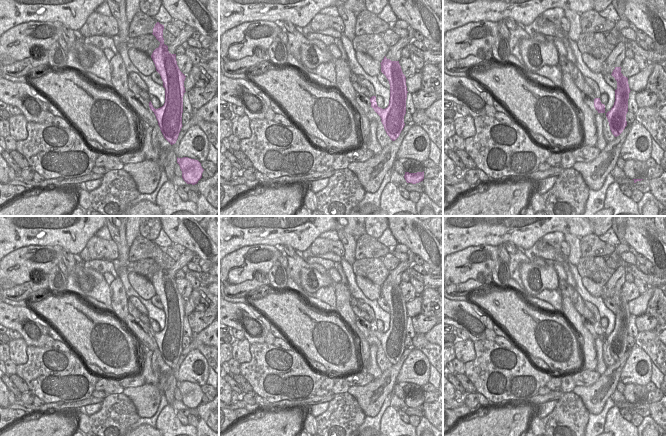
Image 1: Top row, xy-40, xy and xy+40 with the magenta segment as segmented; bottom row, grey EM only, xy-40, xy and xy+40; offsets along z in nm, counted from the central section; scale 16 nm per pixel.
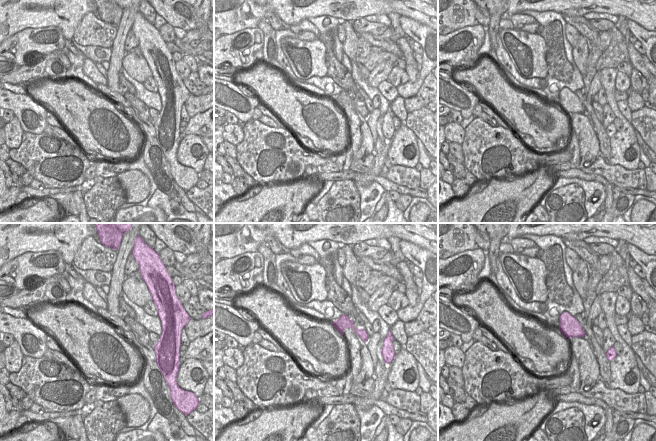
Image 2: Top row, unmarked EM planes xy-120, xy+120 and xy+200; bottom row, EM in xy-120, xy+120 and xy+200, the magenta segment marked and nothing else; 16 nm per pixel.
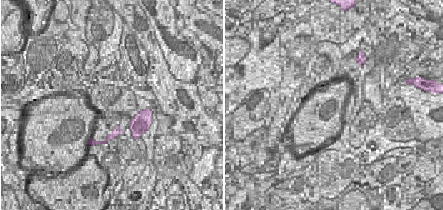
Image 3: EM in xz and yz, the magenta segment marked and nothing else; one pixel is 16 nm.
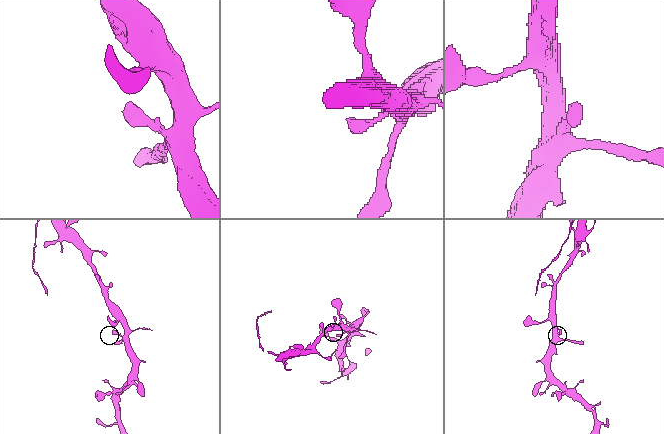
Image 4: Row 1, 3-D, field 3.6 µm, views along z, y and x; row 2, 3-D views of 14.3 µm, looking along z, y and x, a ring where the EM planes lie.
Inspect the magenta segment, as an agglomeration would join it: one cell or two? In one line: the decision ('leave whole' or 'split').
leave whole

